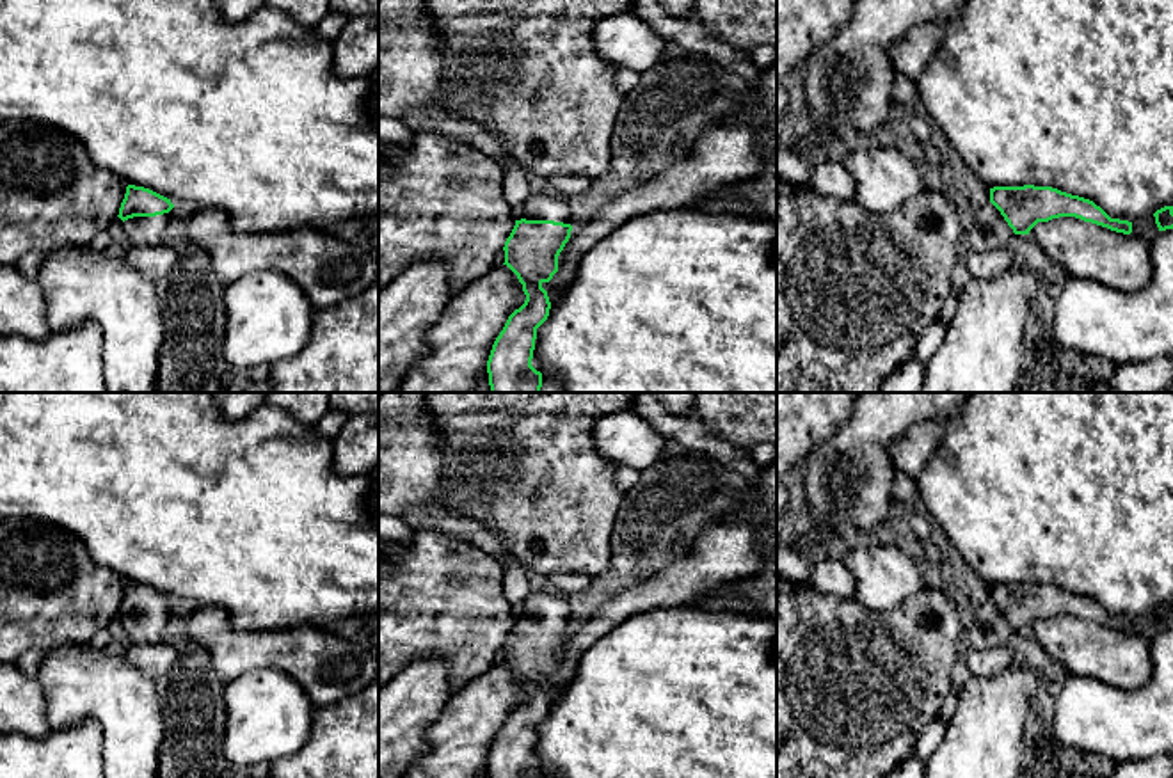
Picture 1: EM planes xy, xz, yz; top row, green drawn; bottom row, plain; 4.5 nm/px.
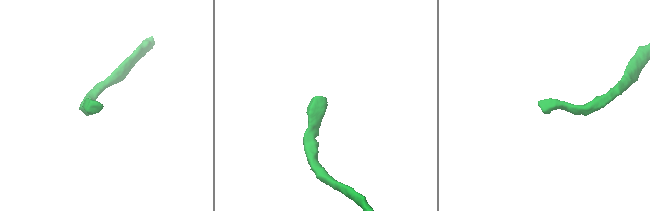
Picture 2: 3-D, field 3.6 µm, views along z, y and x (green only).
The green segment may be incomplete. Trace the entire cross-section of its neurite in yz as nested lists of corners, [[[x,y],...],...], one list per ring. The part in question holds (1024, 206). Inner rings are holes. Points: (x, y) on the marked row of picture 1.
[[[993,187],[990,201],[976,208],[976,220],[967,234],[969,250],[990,252],[1011,243],[1017,234],[1029,234],[1038,222],[1075,217],[1130,234],[1132,222],[1111,218],[1093,201],[1052,187]]]

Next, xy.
[[[128,185],[117,217],[135,247],[162,247],[174,222],[172,208],[171,199],[149,188]]]

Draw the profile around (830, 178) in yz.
[[[832,155],[818,165],[810,165],[807,187],[821,195],[855,201],[855,181],[839,155]]]

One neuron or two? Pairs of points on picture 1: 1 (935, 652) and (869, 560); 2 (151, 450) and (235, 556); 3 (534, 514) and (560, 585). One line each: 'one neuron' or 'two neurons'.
1: two neurons
2: one neuron
3: two neurons

